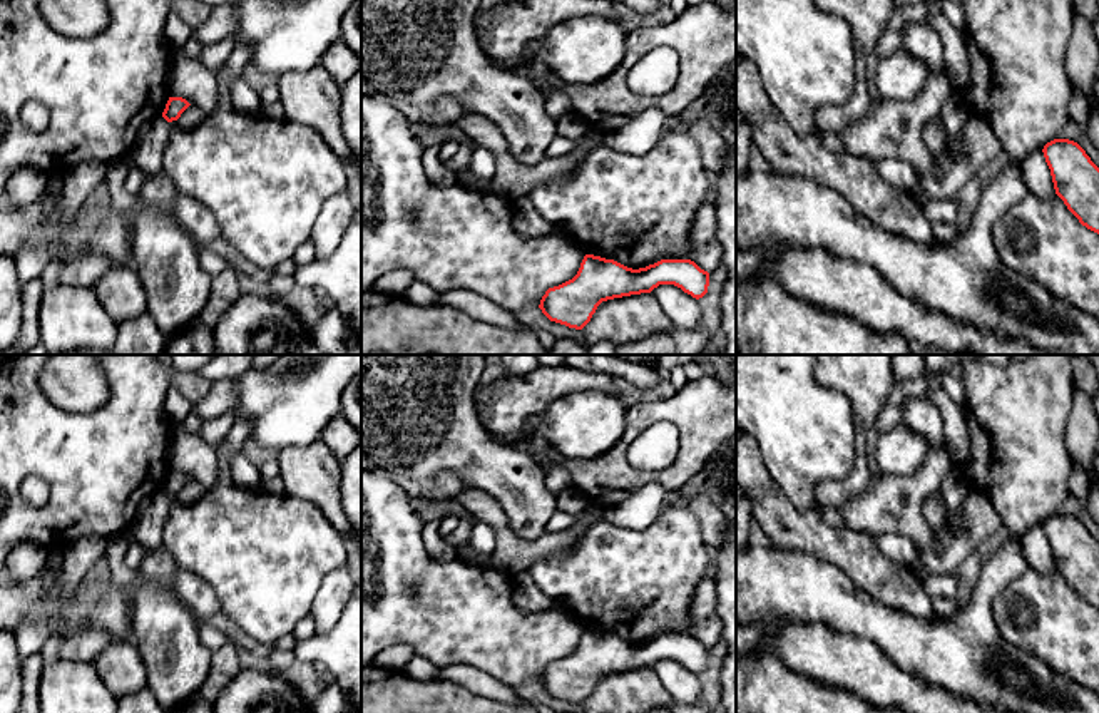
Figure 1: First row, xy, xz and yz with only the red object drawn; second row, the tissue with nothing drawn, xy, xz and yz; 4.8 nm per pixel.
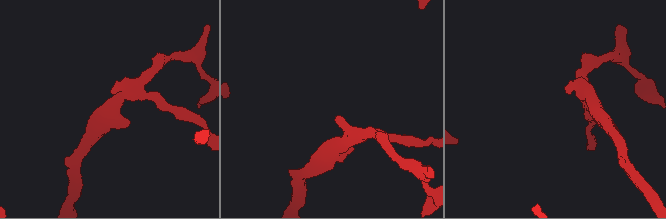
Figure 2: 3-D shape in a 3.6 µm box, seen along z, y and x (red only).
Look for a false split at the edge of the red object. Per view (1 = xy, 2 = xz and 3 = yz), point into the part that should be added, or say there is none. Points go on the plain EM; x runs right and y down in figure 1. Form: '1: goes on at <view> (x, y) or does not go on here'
1: does not go on here
2: does not go on here
3: does not go on here

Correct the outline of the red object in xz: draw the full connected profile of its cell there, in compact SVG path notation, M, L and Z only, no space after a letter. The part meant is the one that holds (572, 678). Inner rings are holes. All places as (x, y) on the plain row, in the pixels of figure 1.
M585 629L577 649L549 663L539 683L550 696L582 705L602 676L651 668L659 659L674 659L699 675L708 668L709 648L691 634L661 634L632 644L614 634Z

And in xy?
M169 472L162 492L167 497L177 495L191 479L182 472Z

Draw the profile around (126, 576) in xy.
M129 531L120 532L107 539L107 547L104 552L112 582L124 589L134 587L147 574L147 571L127 566L124 562L124 554L132 541L134 536Z

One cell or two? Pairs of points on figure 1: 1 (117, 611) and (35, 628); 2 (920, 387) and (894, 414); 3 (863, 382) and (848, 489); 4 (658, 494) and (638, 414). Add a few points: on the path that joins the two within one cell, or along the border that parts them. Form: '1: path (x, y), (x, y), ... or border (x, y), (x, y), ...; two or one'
1: border (42, 618), (54, 631); two
2: path (912, 389), (894, 405); one
3: path (863, 409), (860, 462); one
4: border (669, 491), (654, 482), (646, 482), (629, 494); two

